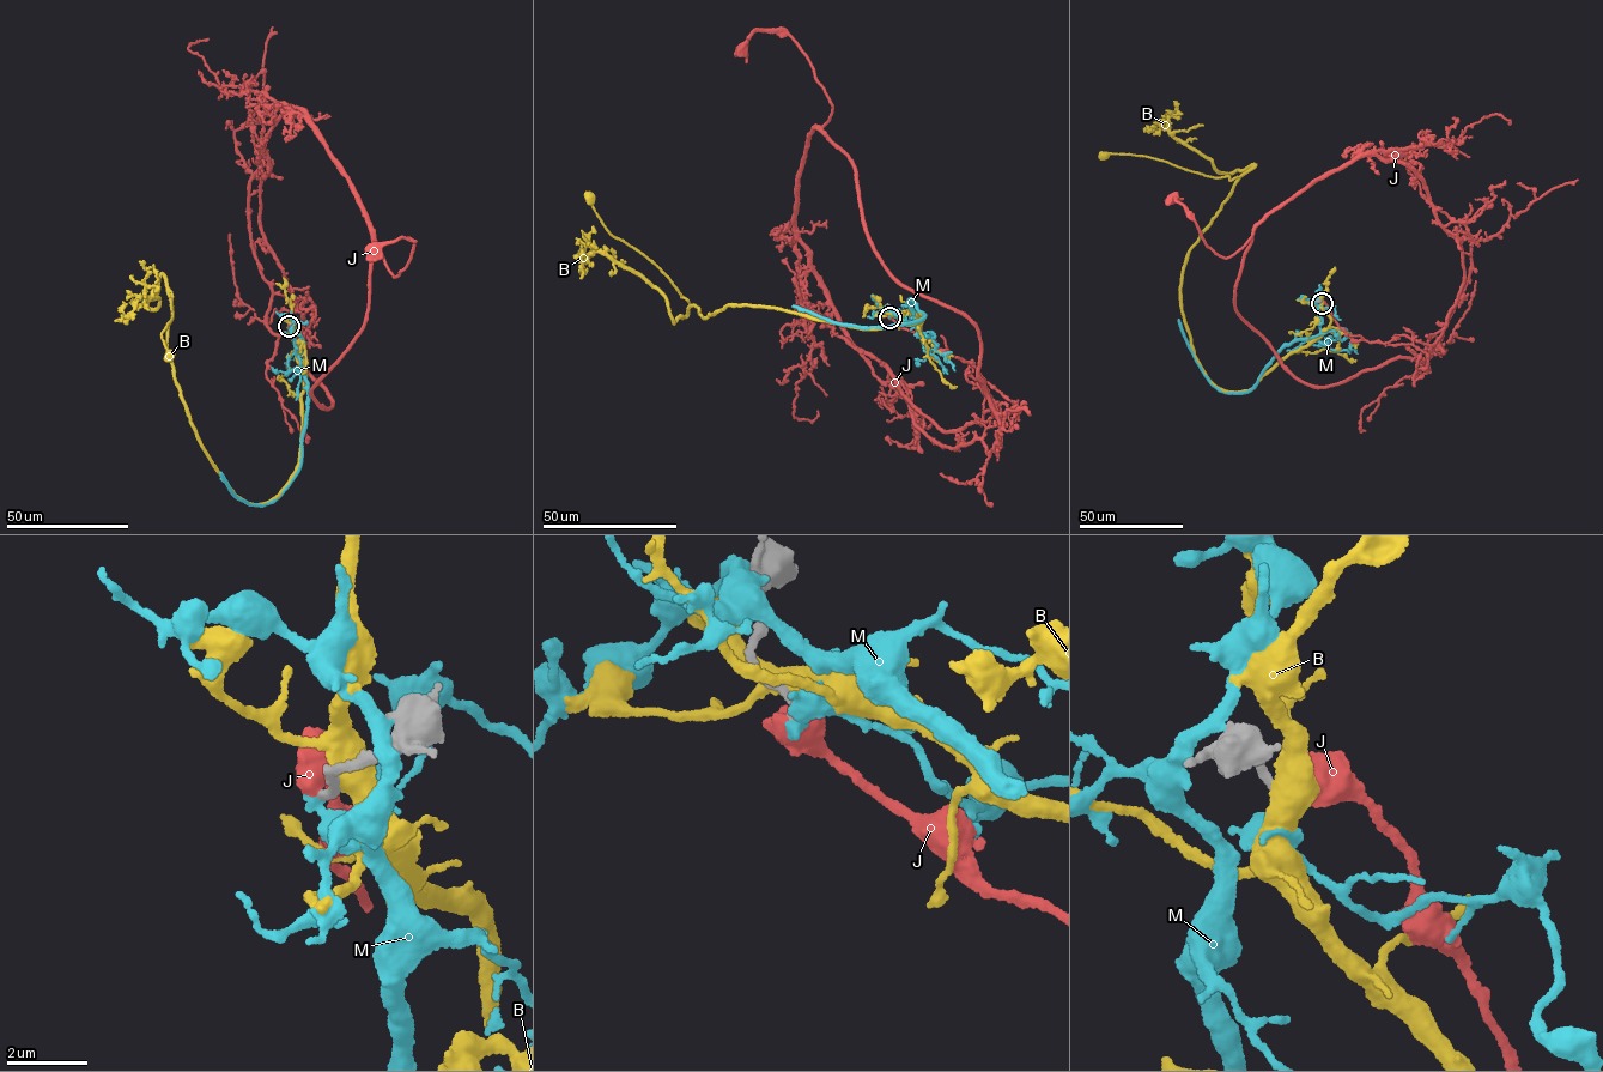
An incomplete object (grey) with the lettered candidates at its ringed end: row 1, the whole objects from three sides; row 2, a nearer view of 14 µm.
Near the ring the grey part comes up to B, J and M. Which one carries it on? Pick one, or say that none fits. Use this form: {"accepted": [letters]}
{"accepted": []}

